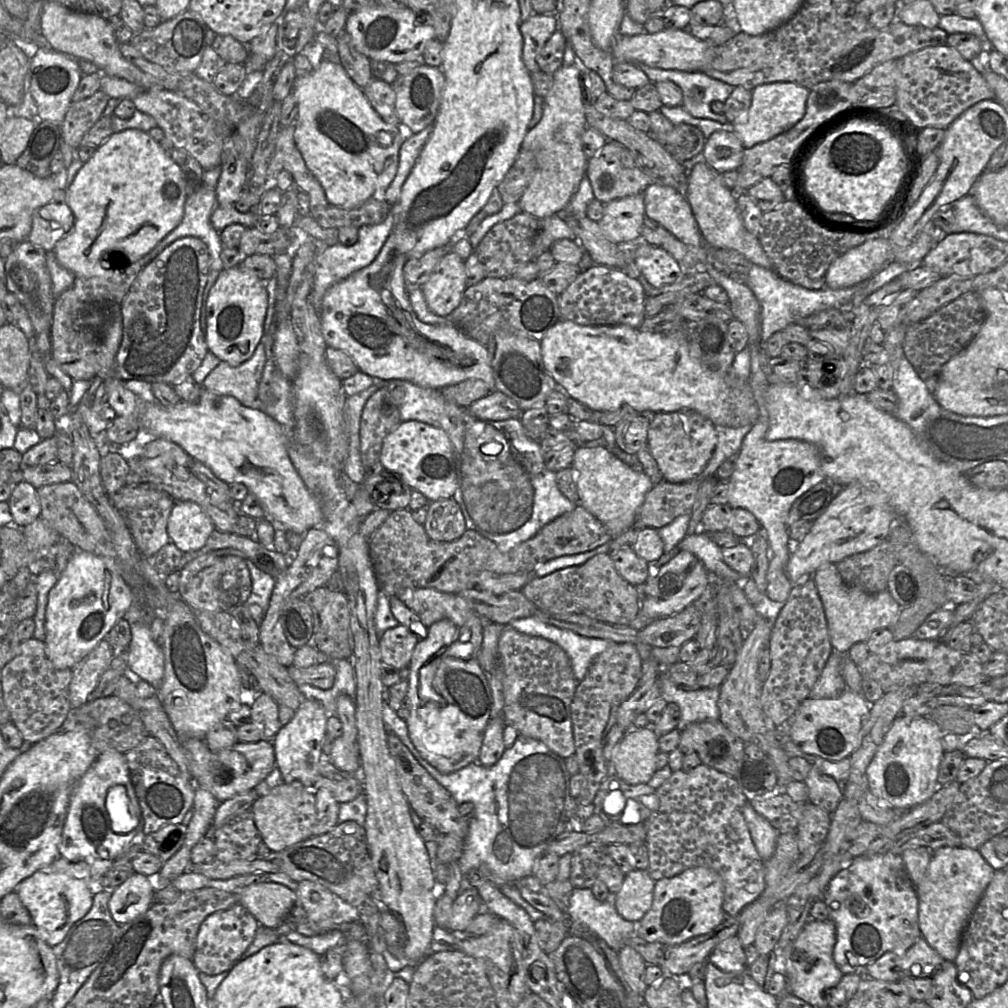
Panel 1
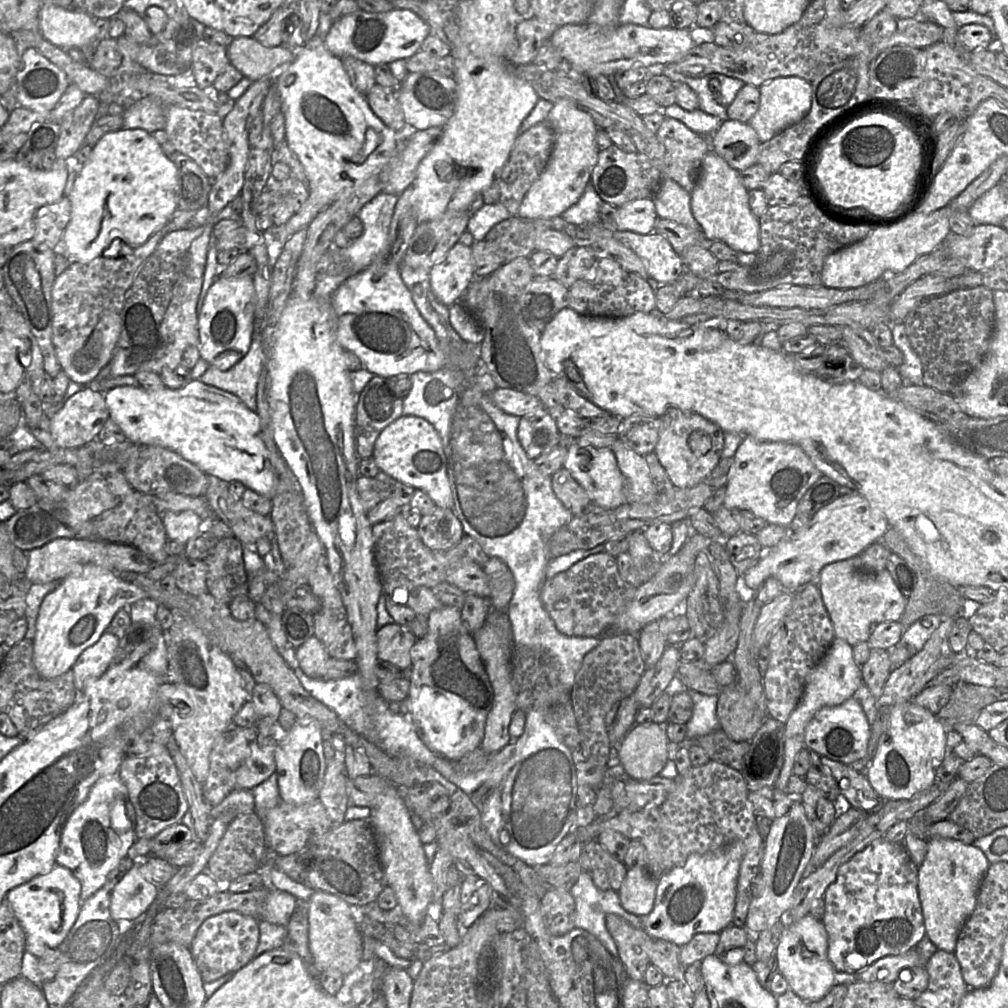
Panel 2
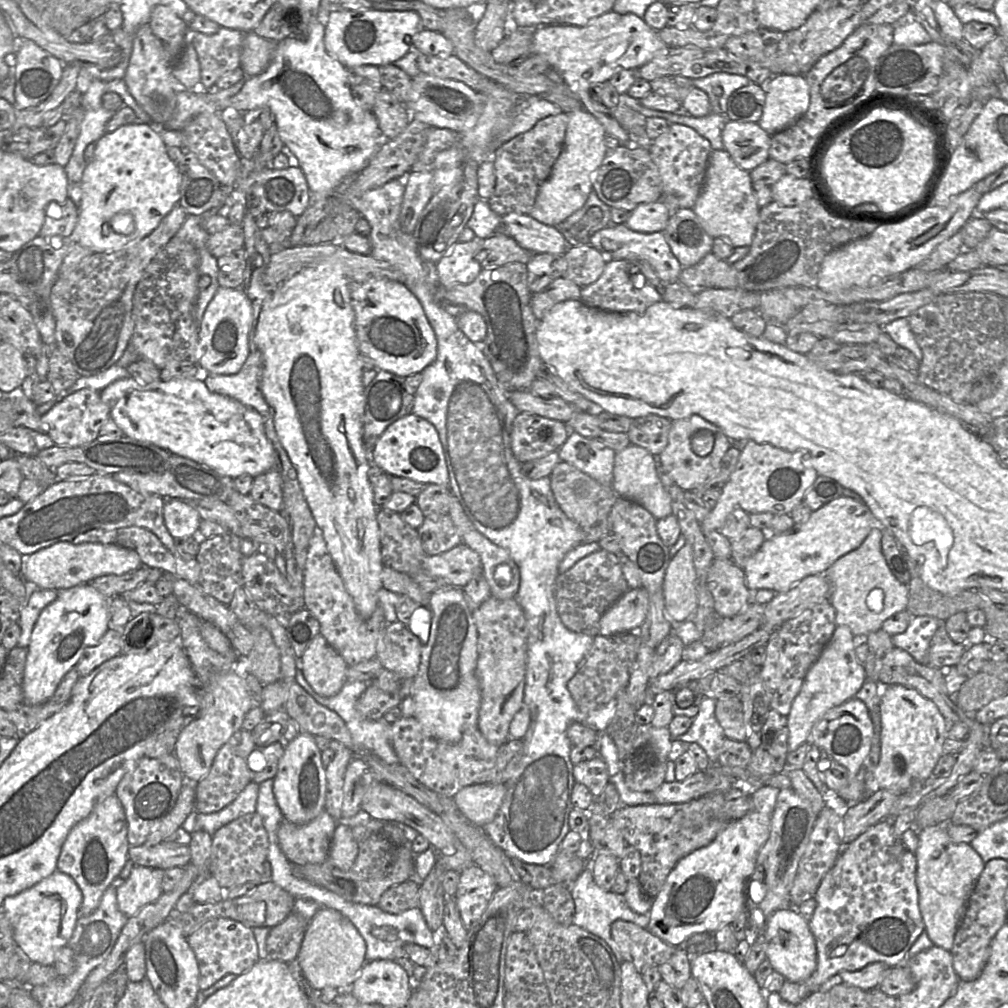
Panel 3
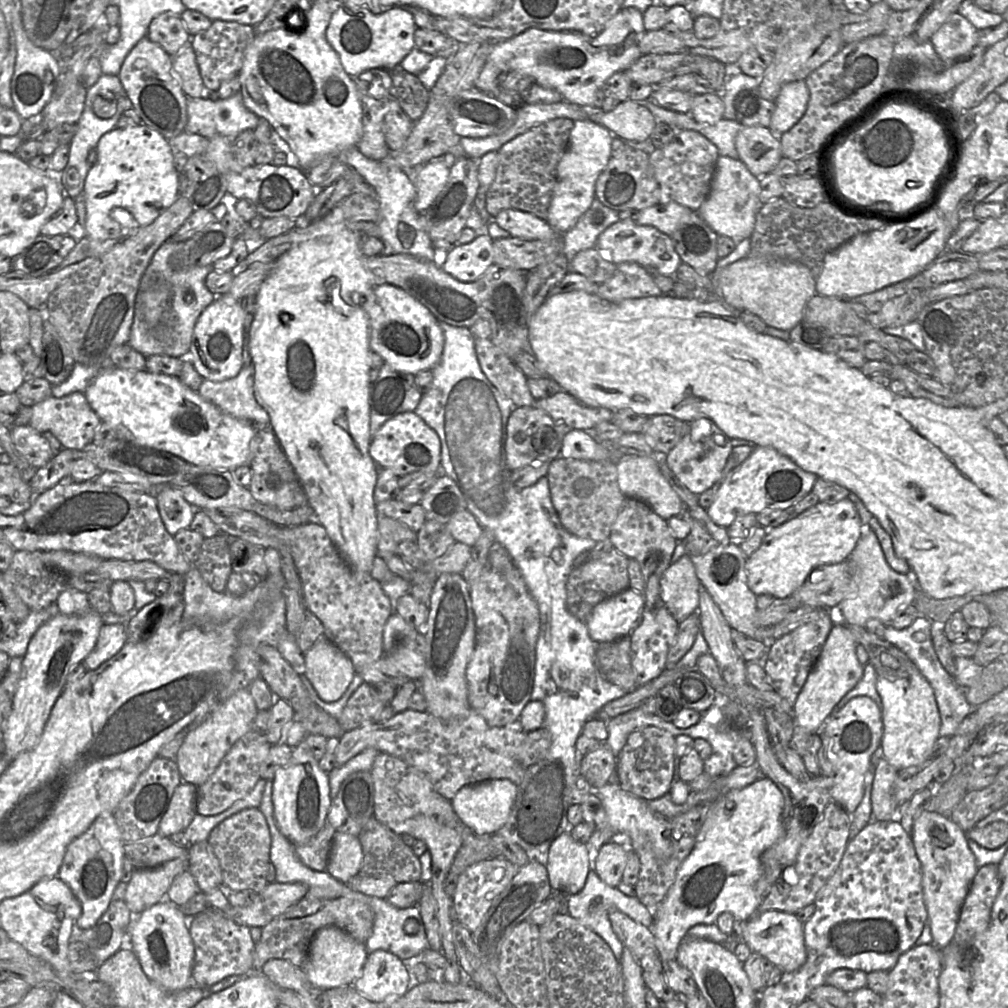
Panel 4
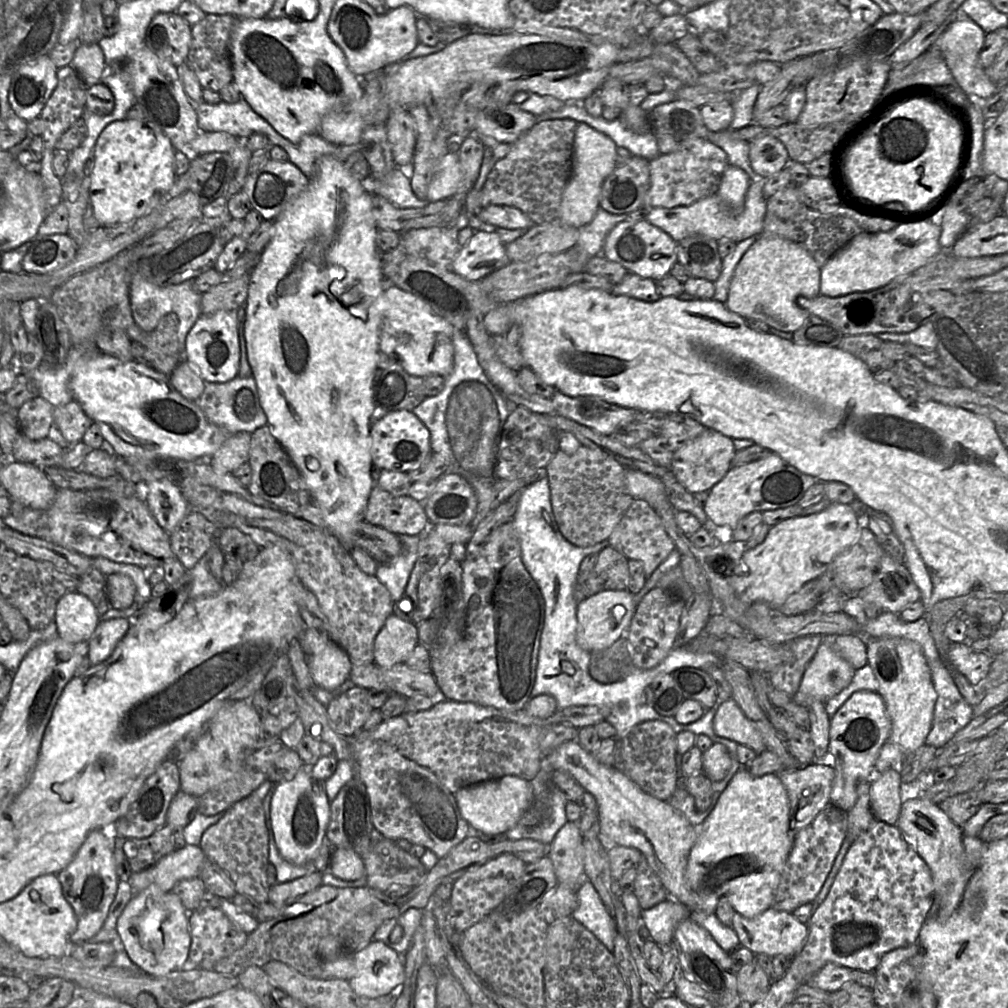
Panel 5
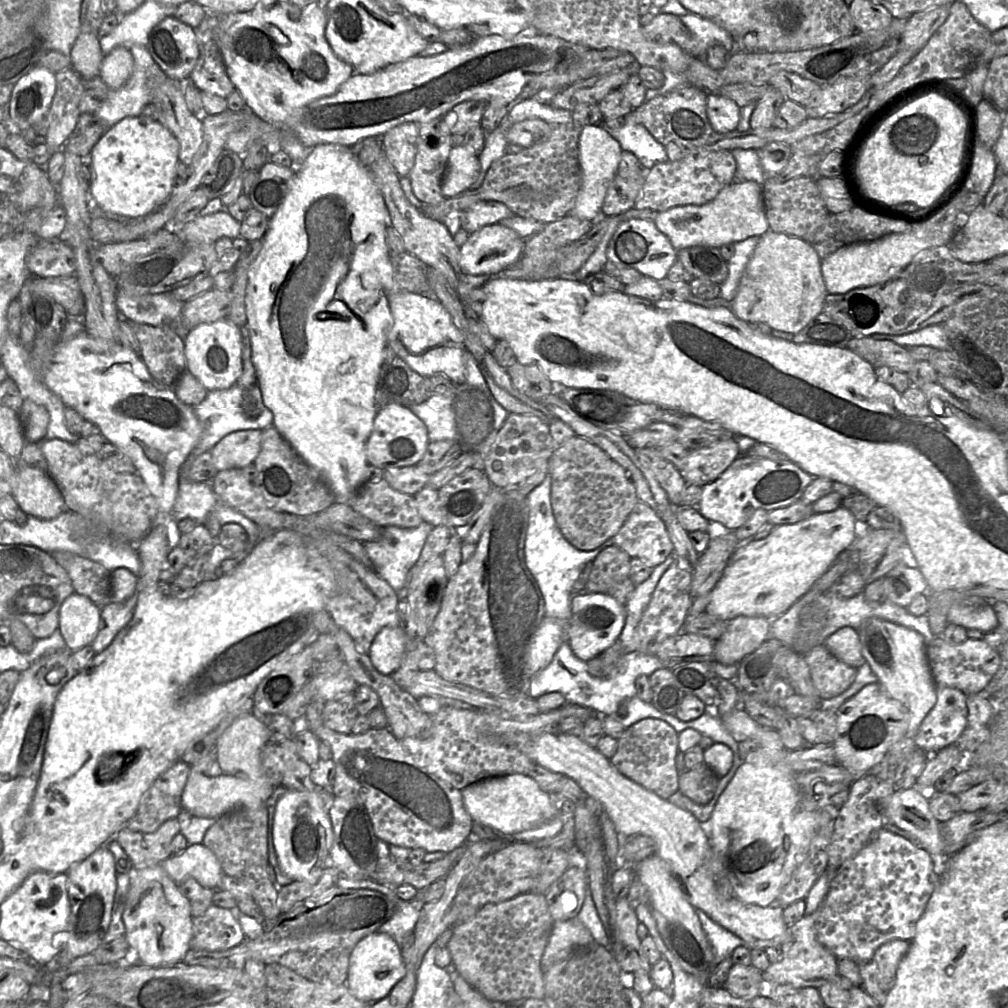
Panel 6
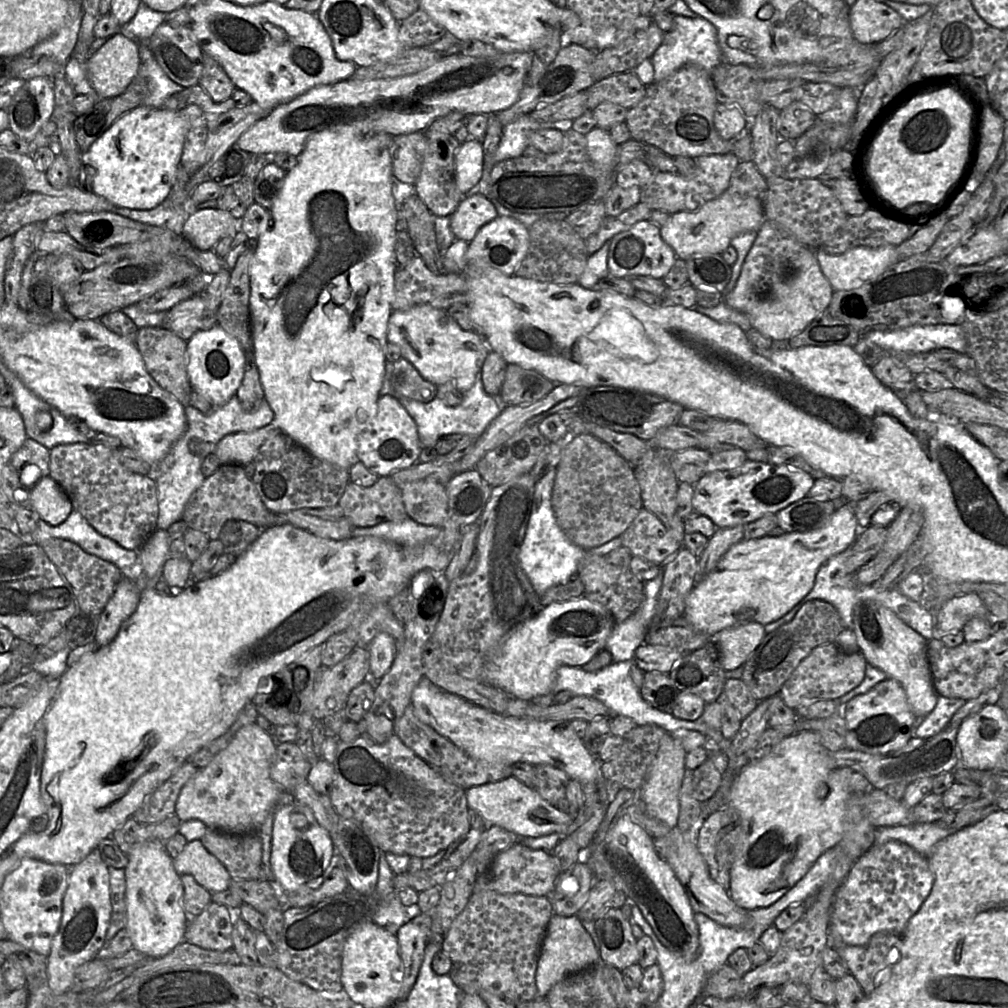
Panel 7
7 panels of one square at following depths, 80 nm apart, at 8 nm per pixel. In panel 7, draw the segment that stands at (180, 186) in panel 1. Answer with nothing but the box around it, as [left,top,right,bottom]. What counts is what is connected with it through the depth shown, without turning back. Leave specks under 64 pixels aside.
[84,105,204,210]

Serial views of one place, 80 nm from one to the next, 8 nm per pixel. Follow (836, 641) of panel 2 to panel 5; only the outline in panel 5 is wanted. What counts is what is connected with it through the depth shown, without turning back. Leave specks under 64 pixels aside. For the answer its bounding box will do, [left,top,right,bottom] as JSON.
[794,636,856,708]

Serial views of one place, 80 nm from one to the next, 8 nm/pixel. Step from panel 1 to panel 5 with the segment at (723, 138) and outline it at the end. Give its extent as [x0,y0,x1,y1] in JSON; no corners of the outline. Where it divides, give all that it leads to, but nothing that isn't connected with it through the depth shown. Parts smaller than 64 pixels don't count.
[749,136,789,178]

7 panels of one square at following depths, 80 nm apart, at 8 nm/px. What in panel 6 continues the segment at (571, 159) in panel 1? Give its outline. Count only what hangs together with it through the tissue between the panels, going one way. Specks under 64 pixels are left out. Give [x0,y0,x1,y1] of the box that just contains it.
[571,124,622,221]

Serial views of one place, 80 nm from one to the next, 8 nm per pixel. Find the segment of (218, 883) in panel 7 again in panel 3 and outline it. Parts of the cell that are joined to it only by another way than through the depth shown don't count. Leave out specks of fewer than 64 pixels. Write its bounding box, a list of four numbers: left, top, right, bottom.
[116,865,164,918]

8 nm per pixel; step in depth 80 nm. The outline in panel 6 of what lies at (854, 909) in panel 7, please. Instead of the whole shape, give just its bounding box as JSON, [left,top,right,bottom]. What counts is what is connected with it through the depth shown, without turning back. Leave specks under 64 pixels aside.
[817,827,938,964]

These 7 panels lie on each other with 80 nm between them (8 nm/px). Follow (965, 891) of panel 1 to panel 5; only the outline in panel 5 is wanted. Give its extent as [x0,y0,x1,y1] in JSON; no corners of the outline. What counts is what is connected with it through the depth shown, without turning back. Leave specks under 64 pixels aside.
[896,797,974,921]

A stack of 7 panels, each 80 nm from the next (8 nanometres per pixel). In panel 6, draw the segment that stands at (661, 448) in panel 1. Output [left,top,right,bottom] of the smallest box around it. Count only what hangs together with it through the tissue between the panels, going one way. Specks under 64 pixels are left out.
[680,439,740,487]

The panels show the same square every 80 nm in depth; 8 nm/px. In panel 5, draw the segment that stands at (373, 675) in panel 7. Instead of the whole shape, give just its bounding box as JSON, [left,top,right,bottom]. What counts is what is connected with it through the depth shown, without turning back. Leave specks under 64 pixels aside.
[374,614,418,668]

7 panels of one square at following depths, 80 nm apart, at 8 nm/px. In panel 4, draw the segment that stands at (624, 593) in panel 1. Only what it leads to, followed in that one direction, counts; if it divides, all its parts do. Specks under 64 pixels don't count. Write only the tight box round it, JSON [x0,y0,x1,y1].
[566,548,629,623]

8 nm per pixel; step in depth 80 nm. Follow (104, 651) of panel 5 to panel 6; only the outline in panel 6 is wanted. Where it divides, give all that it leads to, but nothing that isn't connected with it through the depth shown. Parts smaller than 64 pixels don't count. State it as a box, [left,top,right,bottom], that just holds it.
[91,601,134,654]

